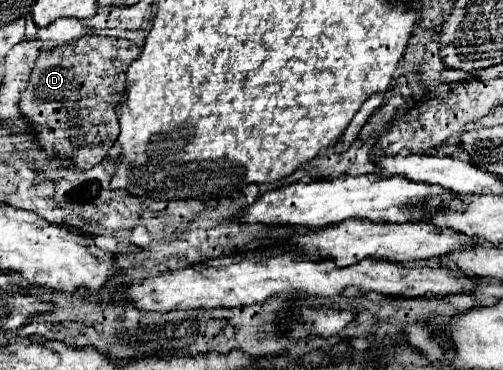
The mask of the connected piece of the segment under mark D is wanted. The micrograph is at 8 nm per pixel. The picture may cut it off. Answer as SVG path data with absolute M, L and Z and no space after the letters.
M84 36L74 44L40 54L20 110L36 128L38 142L48 154L76 160L78 170L90 170L108 156L120 134L116 104L124 100L126 70L138 54L140 48L130 40L104 36Z

